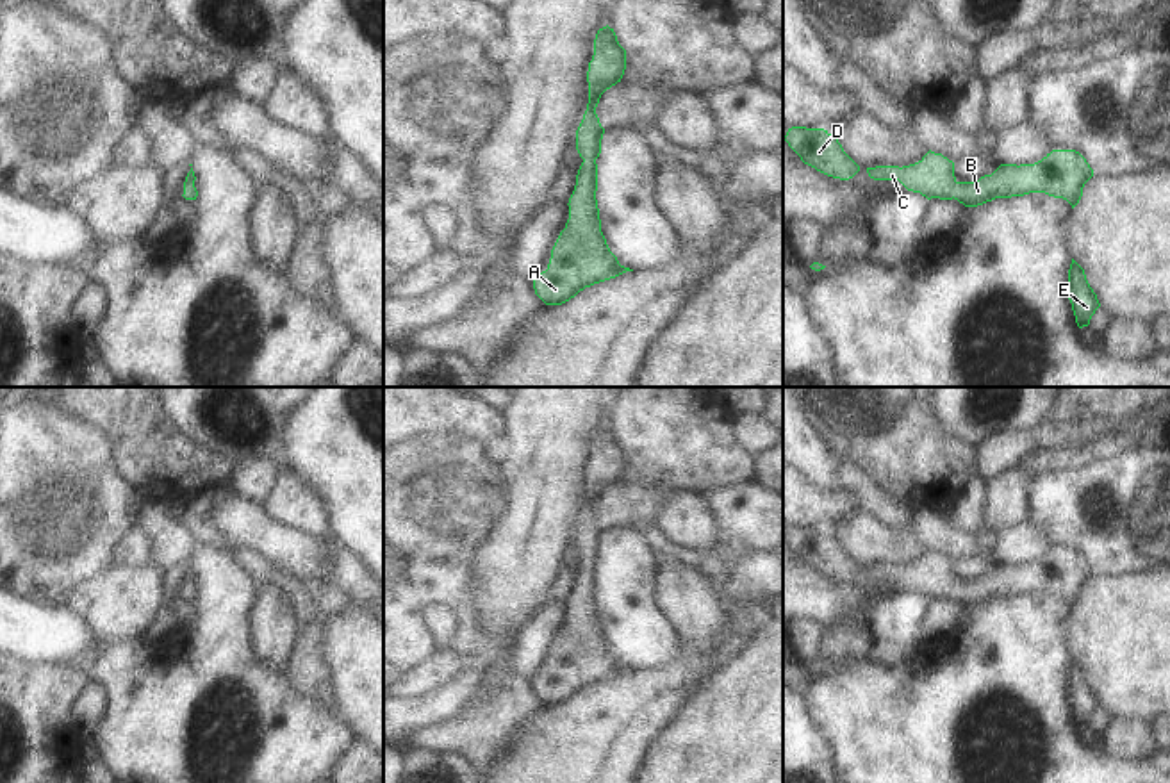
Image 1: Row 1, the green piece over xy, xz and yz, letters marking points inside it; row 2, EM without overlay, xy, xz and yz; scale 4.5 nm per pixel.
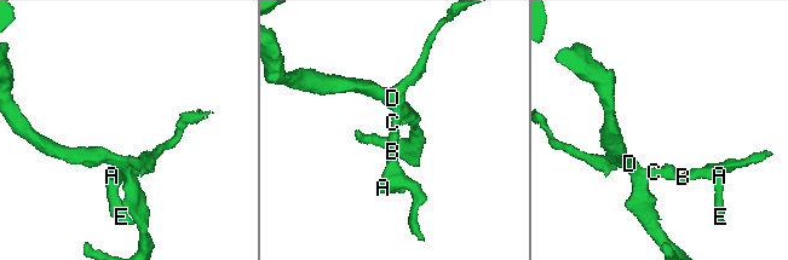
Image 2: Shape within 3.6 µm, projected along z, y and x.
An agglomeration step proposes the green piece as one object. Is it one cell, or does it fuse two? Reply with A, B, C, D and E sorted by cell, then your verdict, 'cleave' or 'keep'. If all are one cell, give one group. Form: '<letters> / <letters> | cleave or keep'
A B C D E | keep

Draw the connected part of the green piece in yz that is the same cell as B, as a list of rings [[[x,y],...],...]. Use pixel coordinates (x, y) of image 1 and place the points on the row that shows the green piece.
[[[931,150],[915,164],[876,166],[867,168],[867,173],[874,180],[899,180],[908,191],[920,193],[927,200],[954,198],[965,207],[977,207],[995,198],[1045,193],[1067,200],[1072,209],[1093,177],[1093,169],[1075,150],[1052,150],[1034,164],[1001,164],[992,175],[974,182],[958,182],[954,162]]]

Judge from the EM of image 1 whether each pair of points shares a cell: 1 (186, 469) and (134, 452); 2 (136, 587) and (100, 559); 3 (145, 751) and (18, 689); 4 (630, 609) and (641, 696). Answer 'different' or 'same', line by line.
1: same
2: different
3: different
4: different

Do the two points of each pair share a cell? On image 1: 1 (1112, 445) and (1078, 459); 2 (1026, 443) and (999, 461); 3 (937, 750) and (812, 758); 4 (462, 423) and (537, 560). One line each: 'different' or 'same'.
1: same
2: same
3: different
4: different

